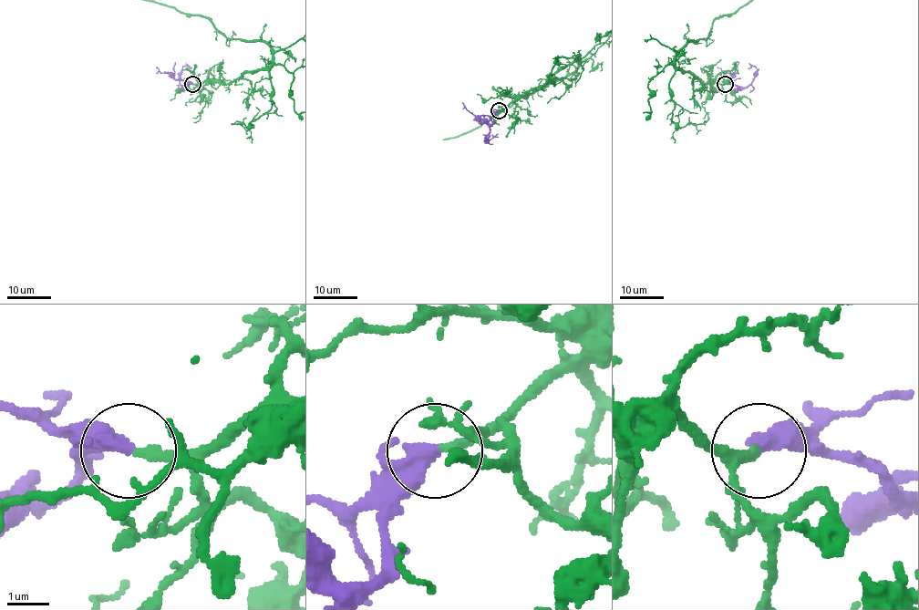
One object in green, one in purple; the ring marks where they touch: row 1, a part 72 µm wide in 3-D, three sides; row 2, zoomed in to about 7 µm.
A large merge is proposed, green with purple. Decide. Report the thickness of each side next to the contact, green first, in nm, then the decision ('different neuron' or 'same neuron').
200/460 nm | same neuron

